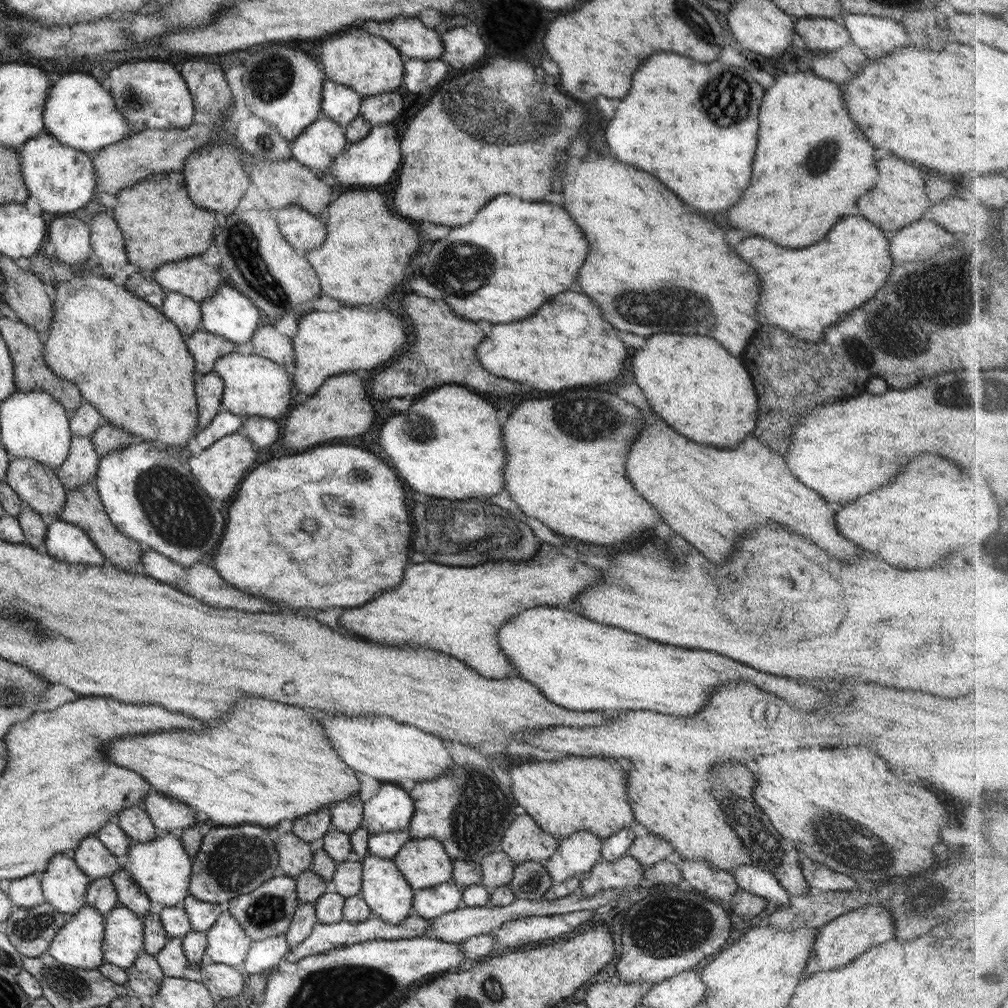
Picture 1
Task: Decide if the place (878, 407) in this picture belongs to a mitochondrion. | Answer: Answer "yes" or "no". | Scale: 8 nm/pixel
no

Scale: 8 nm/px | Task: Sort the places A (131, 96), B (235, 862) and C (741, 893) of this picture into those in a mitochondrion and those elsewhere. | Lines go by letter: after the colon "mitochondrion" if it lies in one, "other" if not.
A: mitochondrion
B: mitochondrion
C: other

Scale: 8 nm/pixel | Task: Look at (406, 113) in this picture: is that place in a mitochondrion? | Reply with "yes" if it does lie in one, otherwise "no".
no

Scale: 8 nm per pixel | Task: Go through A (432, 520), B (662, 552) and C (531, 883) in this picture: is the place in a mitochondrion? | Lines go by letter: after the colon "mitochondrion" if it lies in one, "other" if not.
A: mitochondrion
B: mitochondrion
C: mitochondrion

